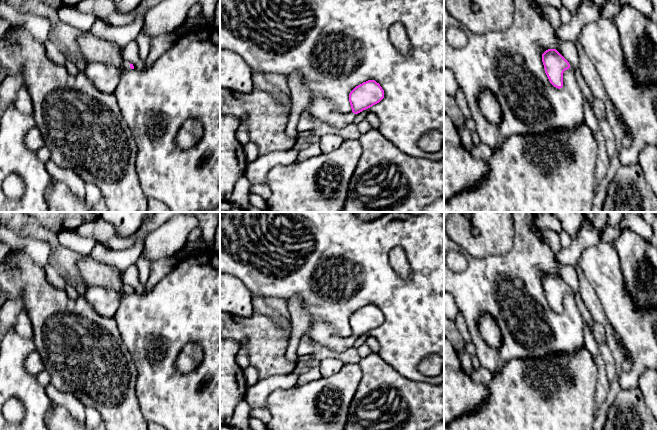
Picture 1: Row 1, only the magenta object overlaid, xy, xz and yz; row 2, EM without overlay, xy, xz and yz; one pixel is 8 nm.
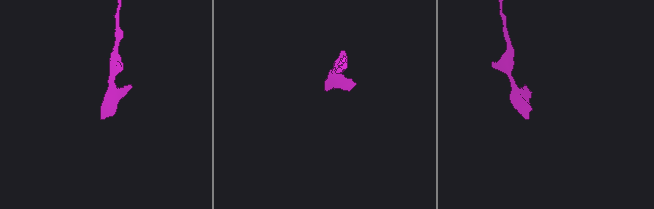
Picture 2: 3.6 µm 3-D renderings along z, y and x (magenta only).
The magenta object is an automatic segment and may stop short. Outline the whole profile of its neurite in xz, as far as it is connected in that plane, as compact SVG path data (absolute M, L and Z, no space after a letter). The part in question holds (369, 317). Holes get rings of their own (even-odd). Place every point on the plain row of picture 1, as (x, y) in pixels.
M368 304L356 310L349 318L352 335L348 338L338 336L330 324L316 322L307 332L311 341L335 352L344 352L352 347L356 338L379 327L384 322L384 314L375 304Z

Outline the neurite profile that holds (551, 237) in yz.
M545 230L543 231L543 237L556 255L562 248L559 234L553 230Z

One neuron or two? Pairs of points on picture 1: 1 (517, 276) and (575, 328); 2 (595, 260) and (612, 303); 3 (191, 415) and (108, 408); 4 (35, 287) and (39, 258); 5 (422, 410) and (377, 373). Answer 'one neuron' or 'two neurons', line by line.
1: one neuron
2: one neuron
3: two neurons
4: two neurons
5: one neuron

